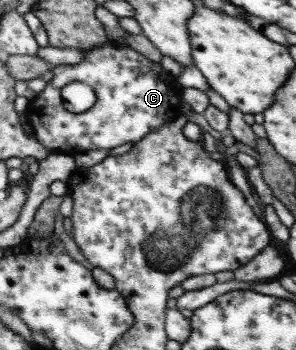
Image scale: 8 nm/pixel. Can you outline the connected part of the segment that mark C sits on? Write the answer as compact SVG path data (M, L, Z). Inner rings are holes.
M109 41L97 46L93 44L84 50L82 59L77 64L60 64L50 71L52 78L46 82L42 91L29 99L23 112L32 131L30 136L37 140L46 152L67 153L73 156L89 150L110 150L127 142L137 143L147 134L181 115L181 96L175 77L161 68L161 63L148 60L128 46L117 46ZM71 81L88 82L93 85L95 103L85 112L73 114L63 109L60 88Z

